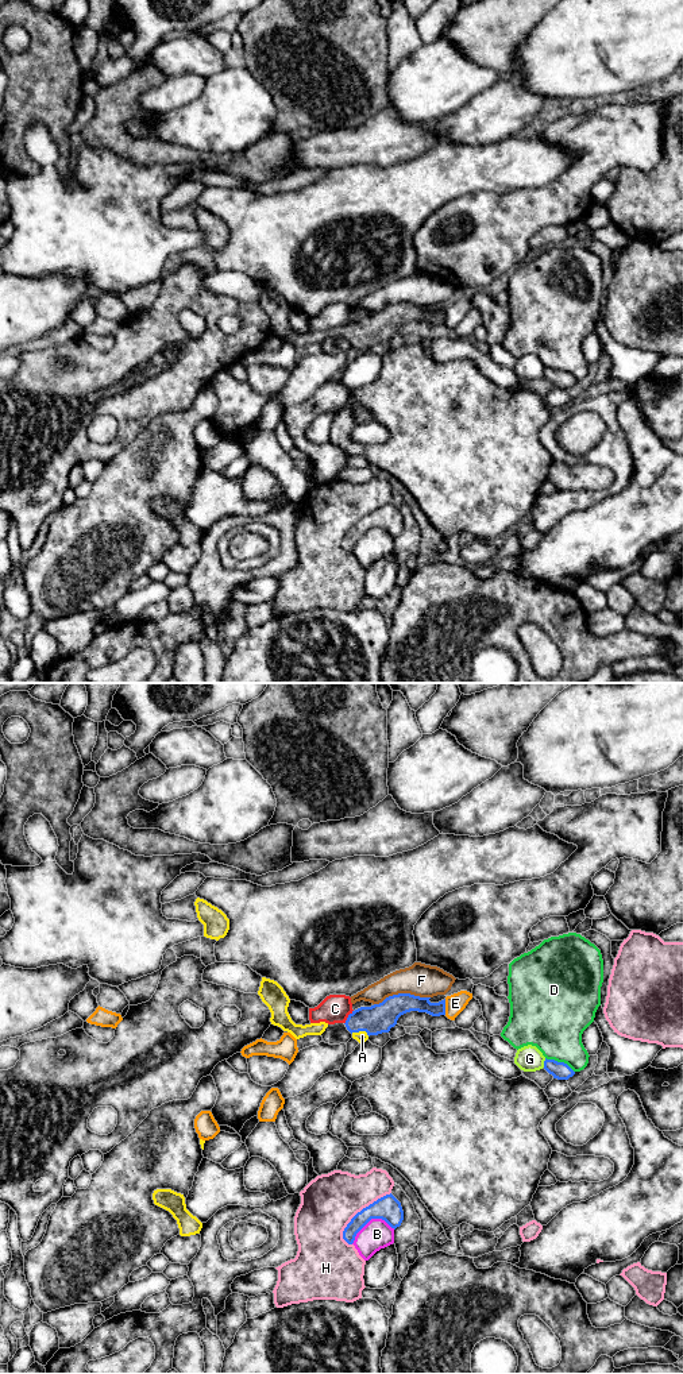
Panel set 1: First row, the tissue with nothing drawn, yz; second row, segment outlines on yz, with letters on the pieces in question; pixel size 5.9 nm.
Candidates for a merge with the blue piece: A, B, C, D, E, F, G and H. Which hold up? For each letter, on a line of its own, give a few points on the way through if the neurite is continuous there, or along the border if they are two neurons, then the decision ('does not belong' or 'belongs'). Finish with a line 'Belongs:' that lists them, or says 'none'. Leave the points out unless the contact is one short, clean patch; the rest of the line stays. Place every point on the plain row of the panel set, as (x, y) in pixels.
A: across yz (379, 327), (370, 330), (361, 339), (362, 344) | belongs
B: does not belong
C: does not belong
D: does not belong
E: does not belong
F: does not belong
G: does not belong
H: does not belong
Belongs: A

